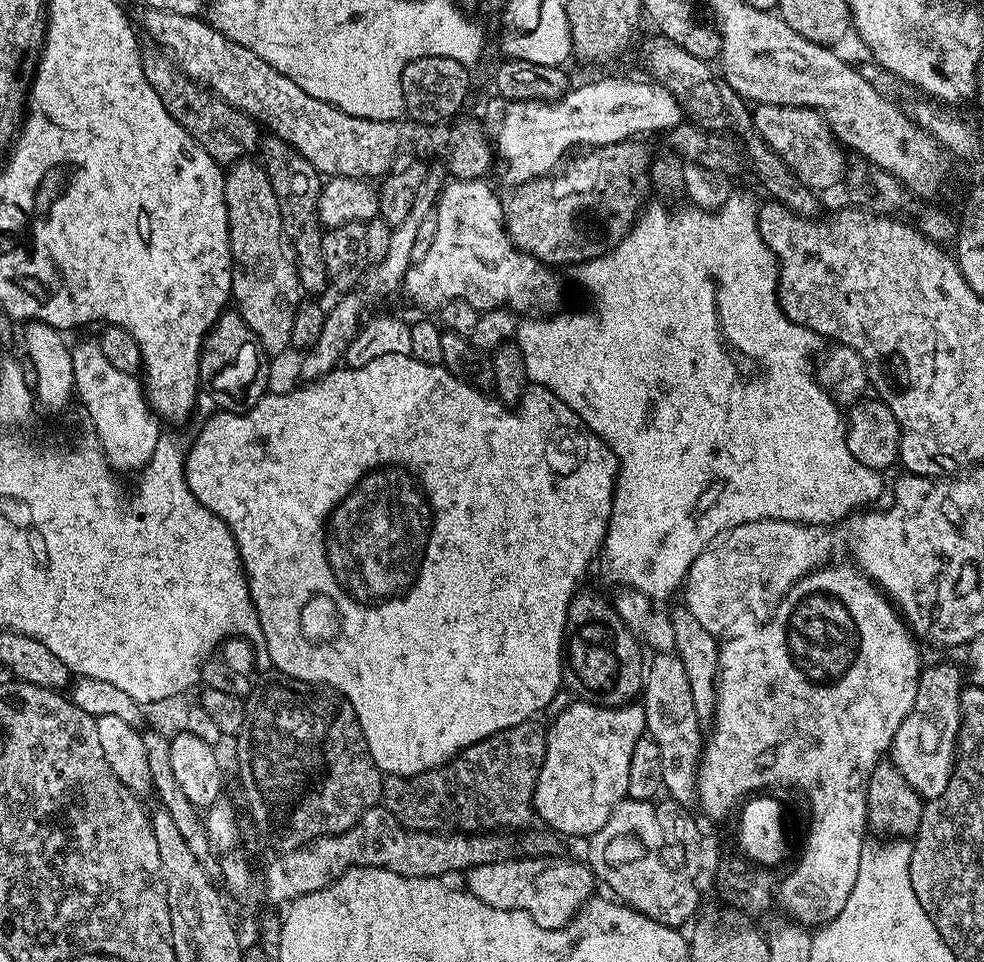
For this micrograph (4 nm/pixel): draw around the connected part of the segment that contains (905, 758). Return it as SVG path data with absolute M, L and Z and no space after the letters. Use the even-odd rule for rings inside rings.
M932 664L929 668L927 665L920 673L914 706L902 726L898 726L898 734L894 734L890 761L925 801L938 798L952 781L960 739L960 693L965 687L965 673L963 676L954 665Z

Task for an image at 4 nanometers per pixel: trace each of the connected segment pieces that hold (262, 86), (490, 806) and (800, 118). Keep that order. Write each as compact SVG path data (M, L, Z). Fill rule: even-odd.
M145 6L140 10L141 25L139 24L139 27L142 32L142 27L144 27L145 34L152 39L149 41L163 49L177 68L181 68L196 83L209 88L215 96L221 96L230 106L234 106L240 112L252 117L265 129L268 127L267 131L271 135L282 138L290 146L294 146L294 150L298 150L298 154L302 154L302 158L306 158L306 162L310 162L310 166L317 168L325 177L373 178L372 176L377 176L377 178L383 178L397 167L396 159L399 158L400 152L406 151L411 144L424 148L432 140L433 129L427 124L409 122L404 118L398 120L358 118L346 114L341 108L336 108L332 104L327 104L306 94L306 90L302 90L302 86L290 82L290 78L286 78L286 74L278 74L278 70L274 70L274 66L262 62L262 58L258 58L258 54L254 54L254 50L234 42L229 36L223 36L217 28L212 27L207 19L202 20L203 18L199 15L187 16L186 14L168 13L166 10Z
M539 719L523 720L518 726L507 728L487 736L482 742L474 742L466 750L457 754L450 763L422 774L413 776L384 776L382 806L404 828L414 832L467 832L479 834L485 830L500 828L520 828L524 830L534 820L532 799L536 790L538 776L546 758L548 734Z
M757 104L751 109L751 114L758 134L808 188L832 188L843 181L850 160L844 157L841 141L820 112L785 104Z

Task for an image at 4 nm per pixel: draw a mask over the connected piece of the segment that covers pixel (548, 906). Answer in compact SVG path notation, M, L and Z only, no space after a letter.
M563 855L524 856L520 860L498 858L492 864L479 864L477 868L467 869L467 891L502 910L529 912L543 928L566 928L580 912L580 907L593 899L598 881L587 863L575 864L572 860L563 860Z

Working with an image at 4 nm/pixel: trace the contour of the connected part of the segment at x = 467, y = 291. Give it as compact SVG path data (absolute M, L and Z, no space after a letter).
M484 178L447 181L435 206L434 243L426 258L408 269L403 294L418 307L432 310L451 300L465 300L481 314L492 308L511 308L517 314L555 313L564 296L559 278L549 265L515 247L505 227L505 205L488 182Z

